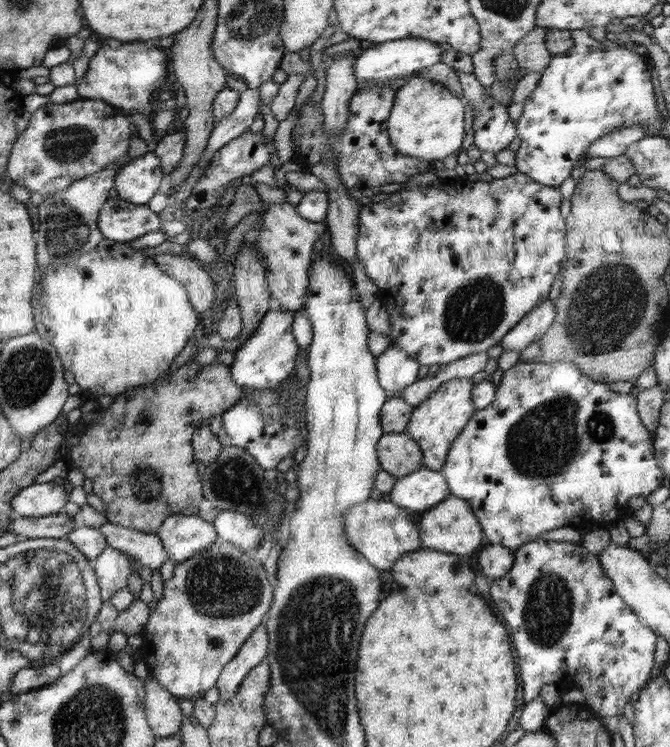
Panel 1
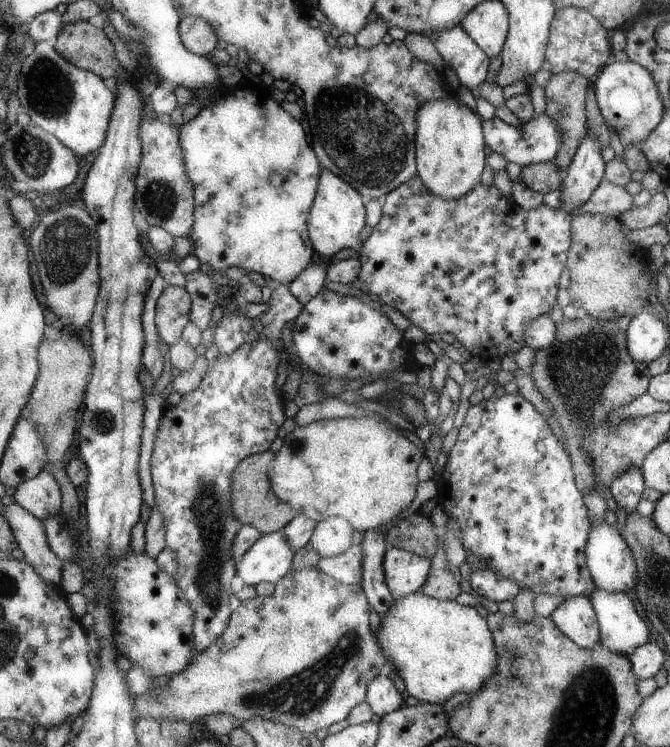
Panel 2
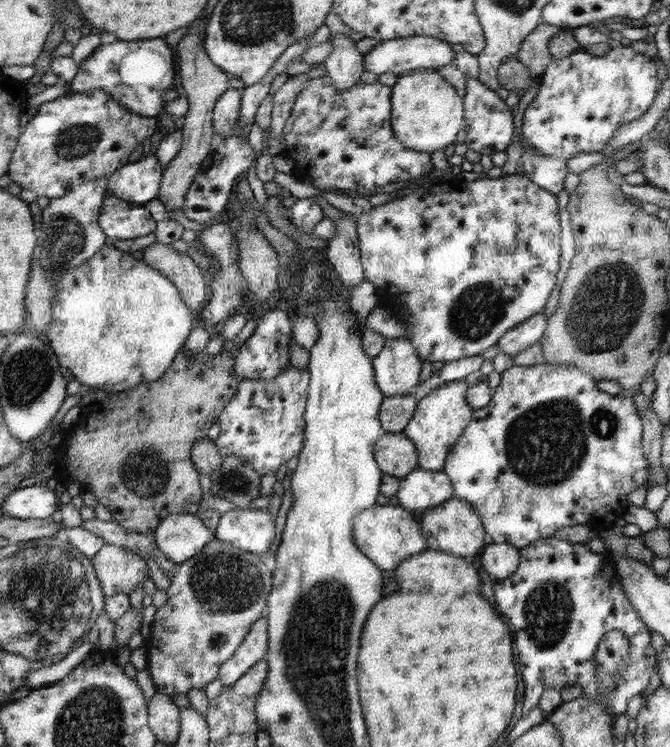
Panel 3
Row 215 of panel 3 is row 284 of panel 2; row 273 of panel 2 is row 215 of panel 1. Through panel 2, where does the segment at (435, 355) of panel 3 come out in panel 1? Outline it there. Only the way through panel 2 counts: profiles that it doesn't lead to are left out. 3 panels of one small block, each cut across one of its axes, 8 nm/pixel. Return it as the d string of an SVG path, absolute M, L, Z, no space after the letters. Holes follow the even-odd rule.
M428 167L420 173L410 177L405 183L393 187L393 194L383 203L373 203L364 206L359 214L359 235L356 254L360 264L364 266L366 274L372 278L380 290L379 299L387 308L392 322L392 335L389 336L391 345L396 346L408 355L416 359L422 366L432 364L448 365L473 354L483 353L493 346L499 345L507 334L526 317L532 309L535 309L544 299L548 299L548 292L552 282L556 280L556 274L562 268L562 260L566 258L566 246L564 236L567 236L566 223L560 212L559 187L546 186L536 182L535 179L524 173L508 176L508 178L496 178L490 182L473 180L468 186L454 190L452 182L442 180L436 176L434 167ZM444 188L448 194L452 192L452 208L444 208Z

